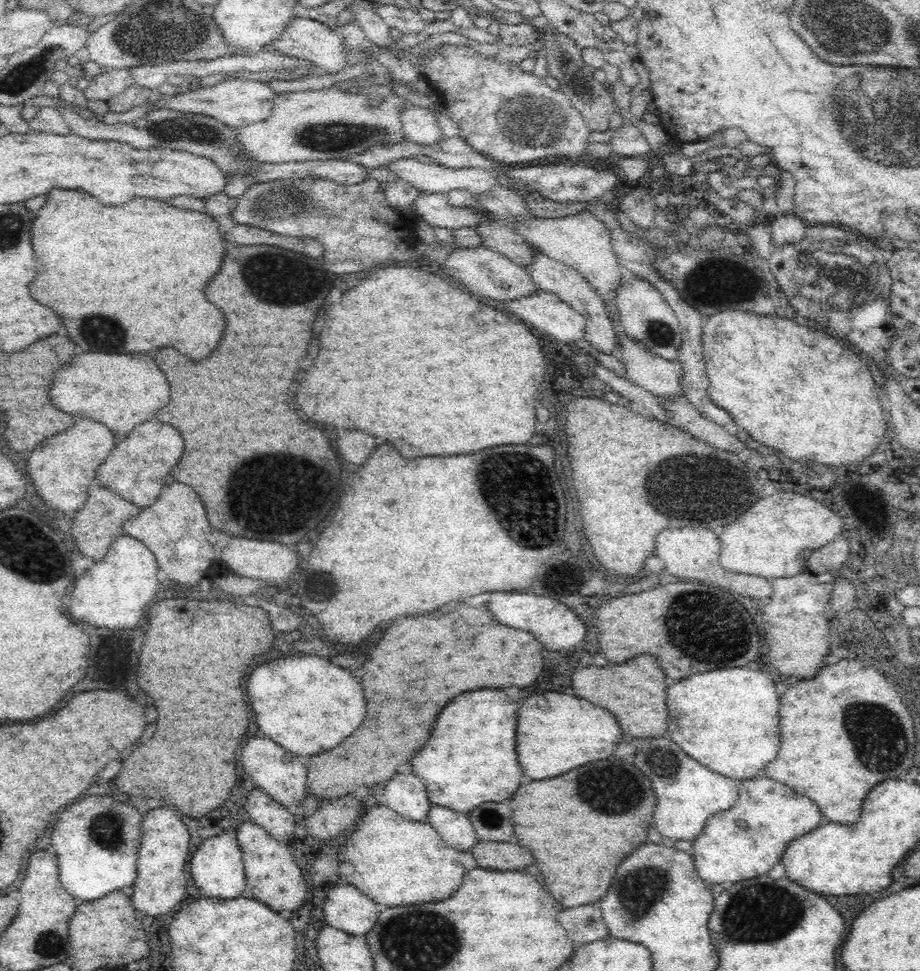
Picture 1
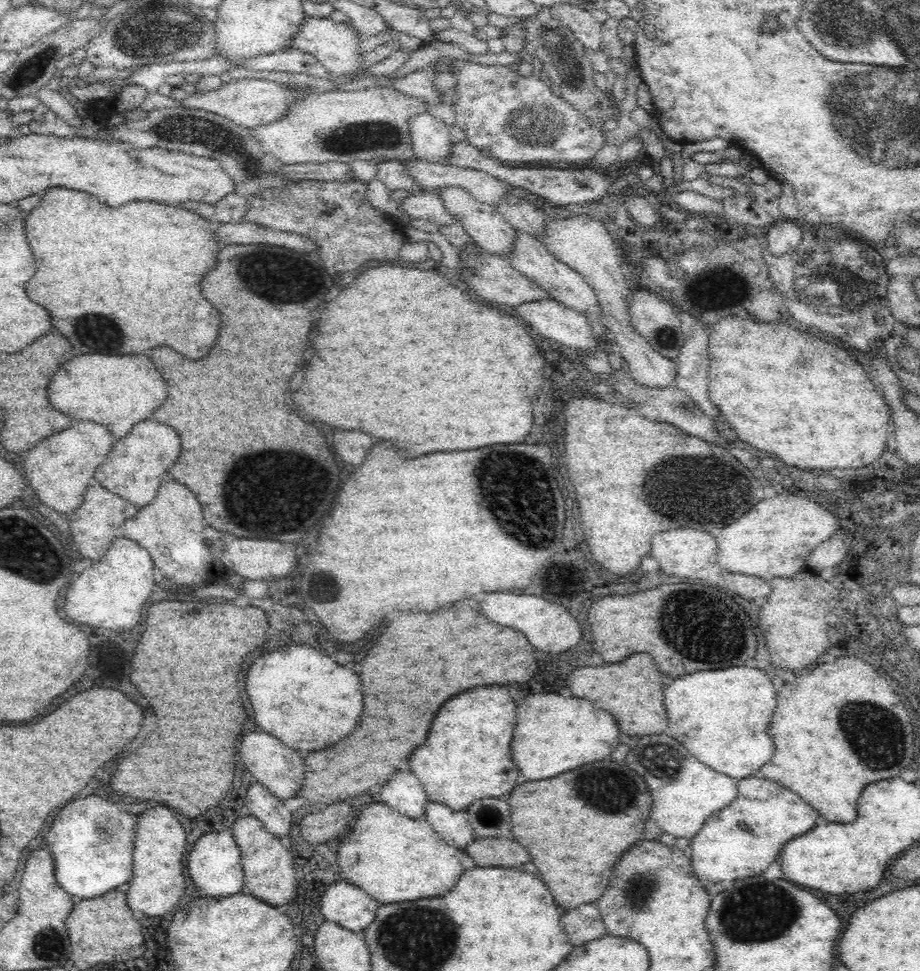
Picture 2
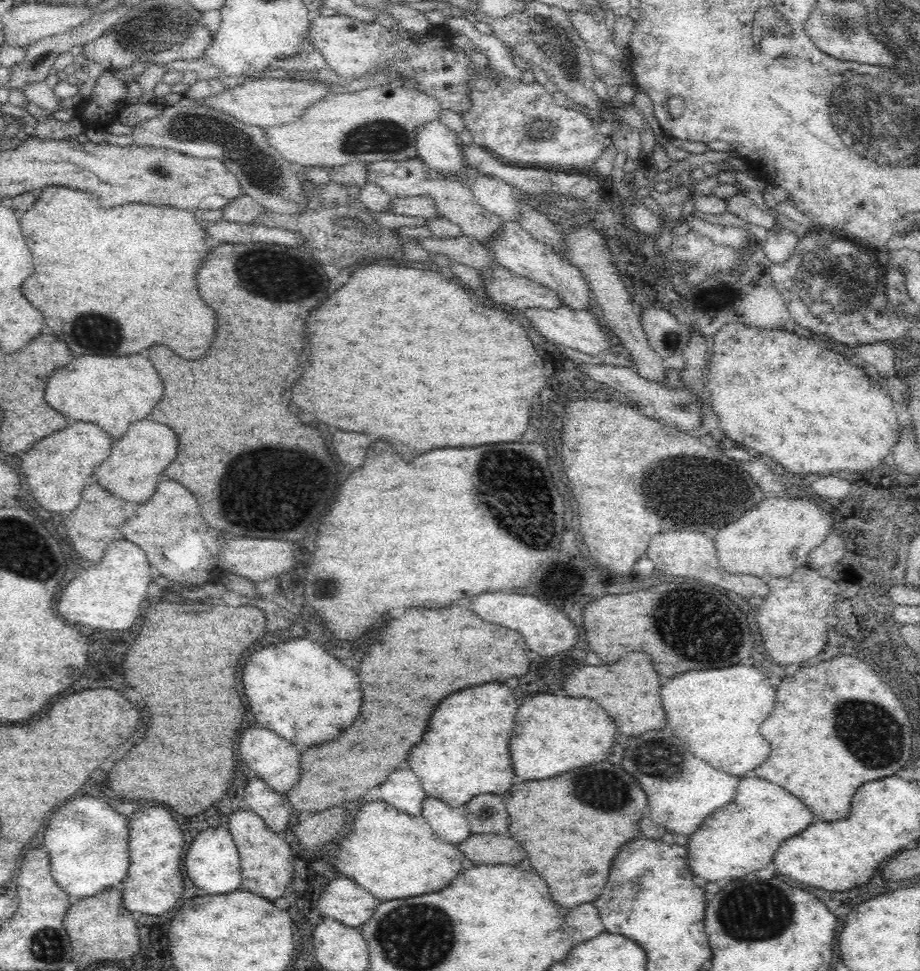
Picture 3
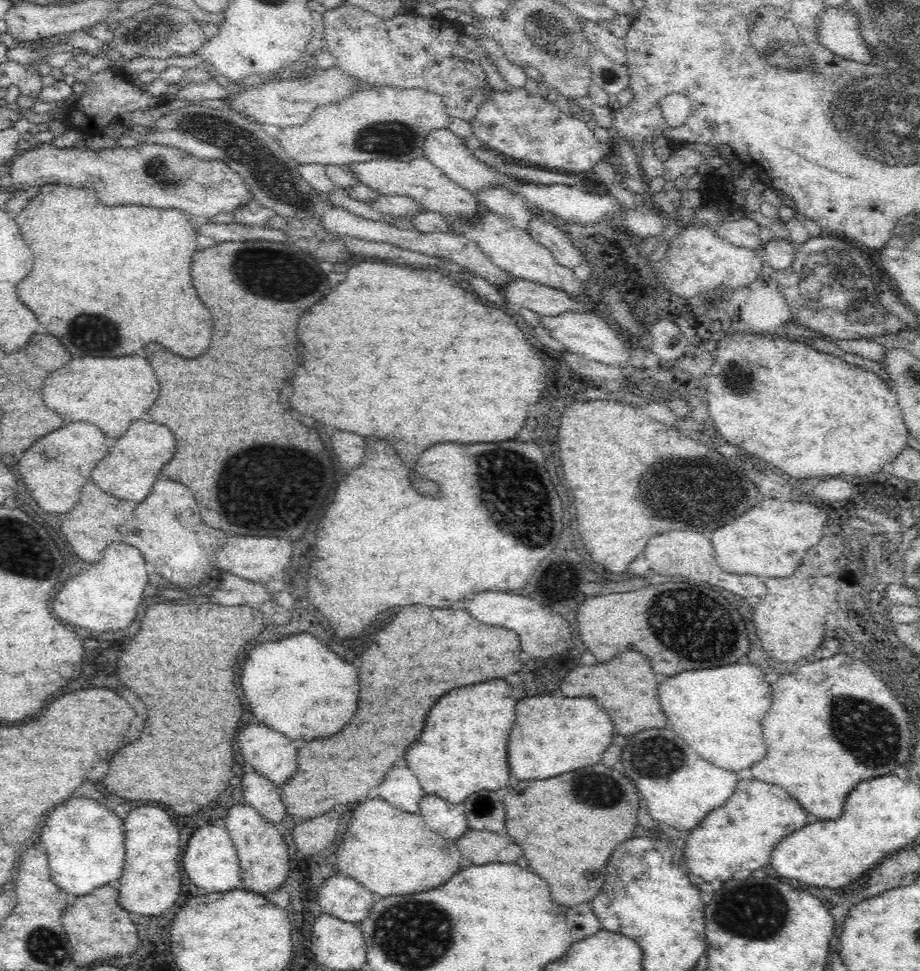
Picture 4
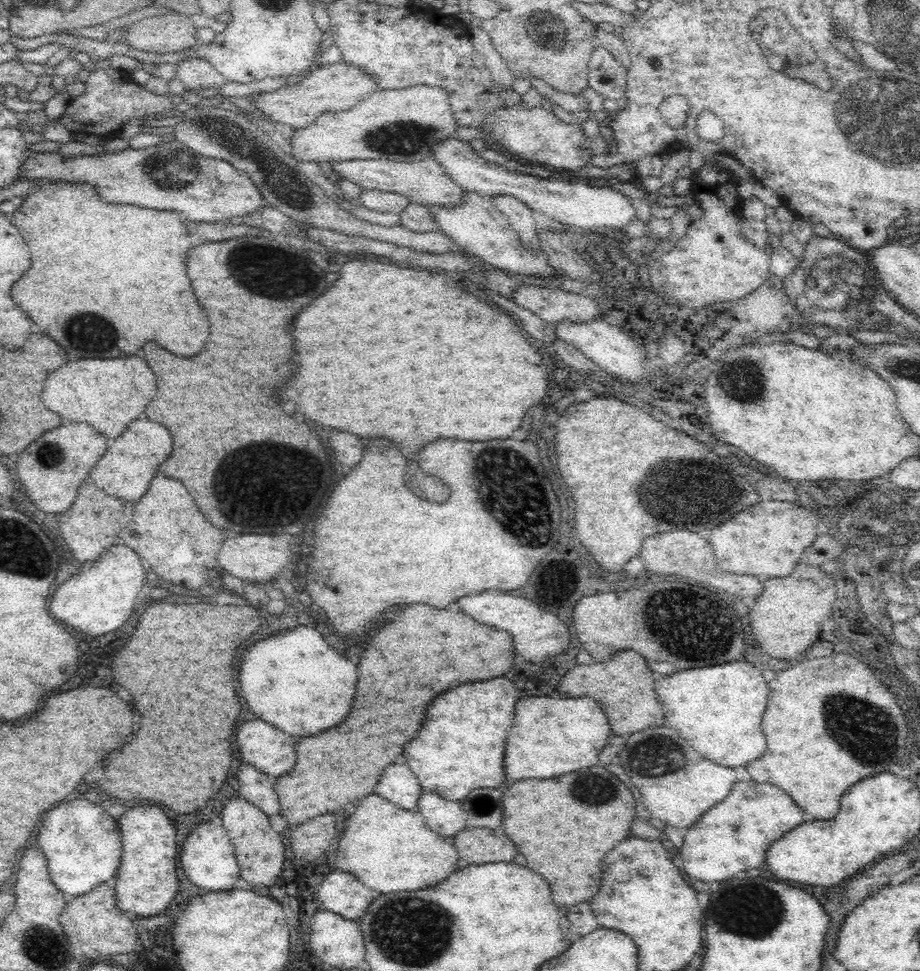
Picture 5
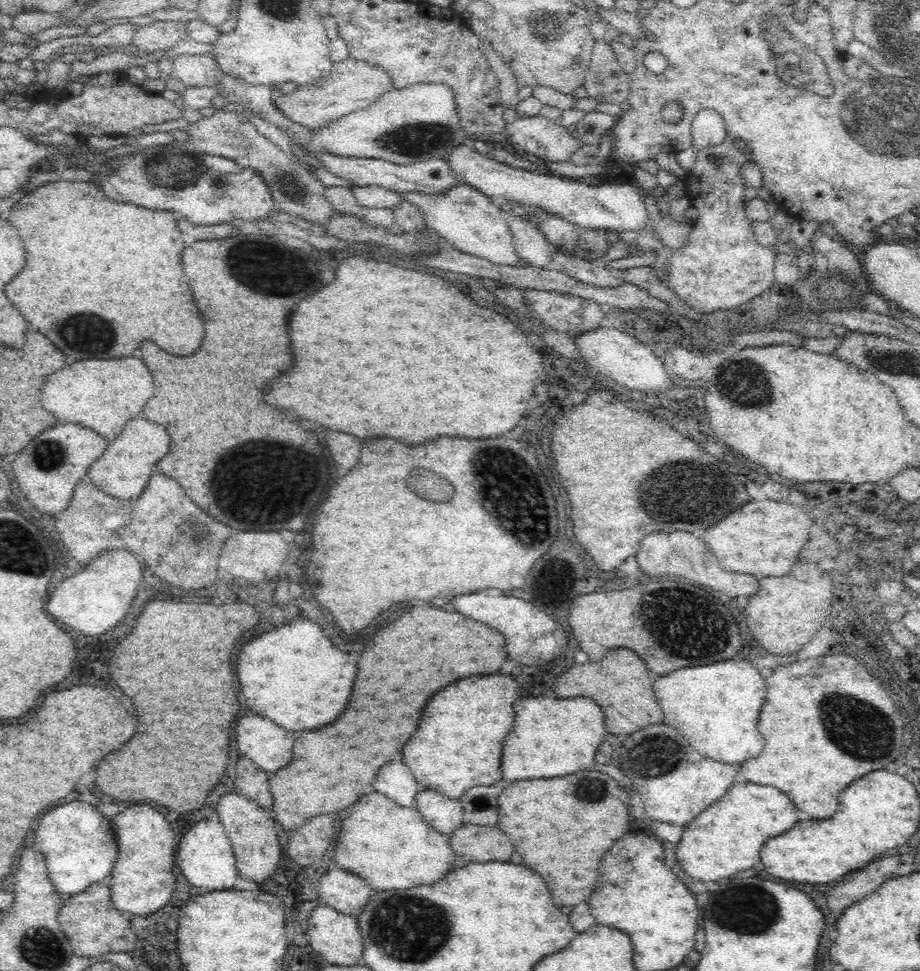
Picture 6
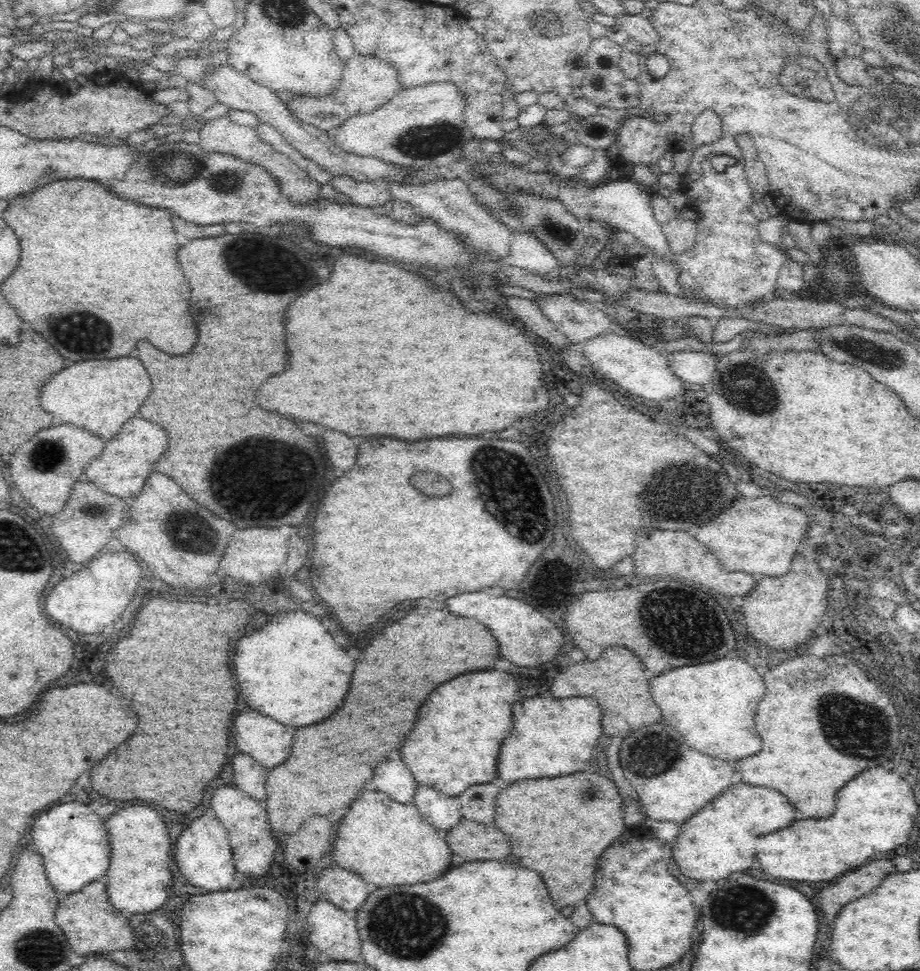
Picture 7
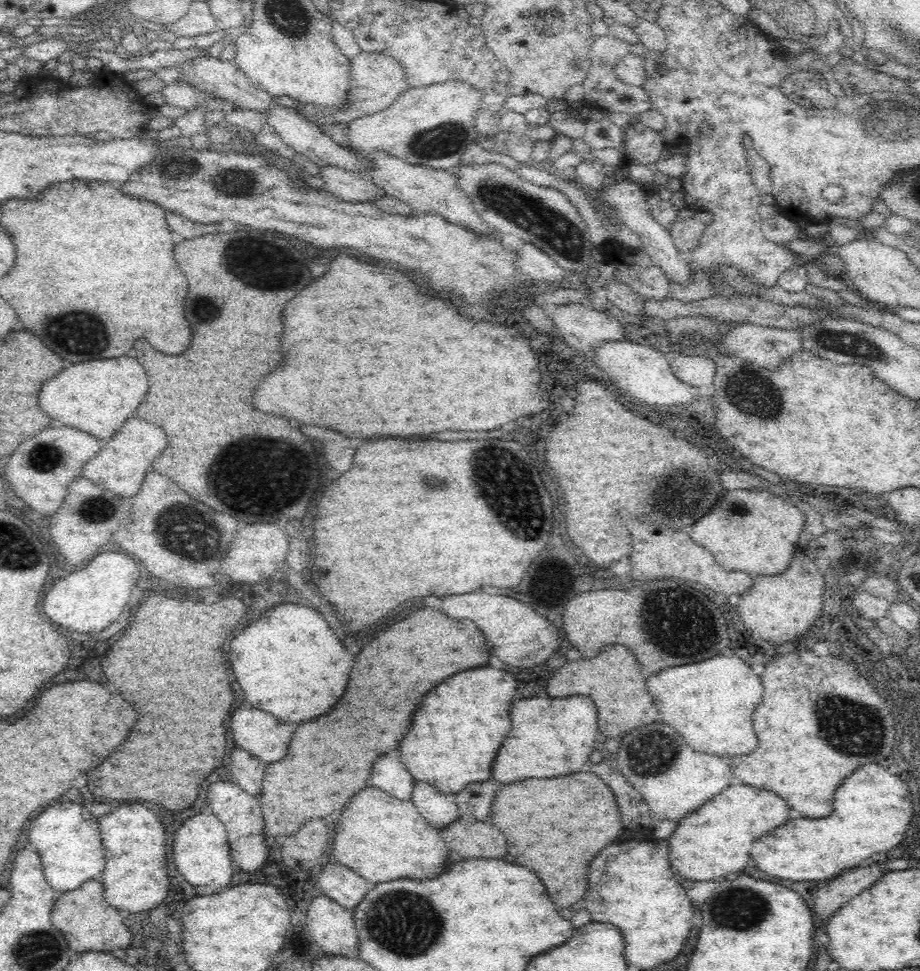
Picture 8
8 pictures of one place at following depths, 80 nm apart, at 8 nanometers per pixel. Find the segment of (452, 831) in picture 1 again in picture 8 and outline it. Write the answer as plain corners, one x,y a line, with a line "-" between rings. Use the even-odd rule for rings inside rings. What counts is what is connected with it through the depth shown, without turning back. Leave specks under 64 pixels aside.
415,781
410,800
434,827
450,825
459,817
455,793
446,794
431,784

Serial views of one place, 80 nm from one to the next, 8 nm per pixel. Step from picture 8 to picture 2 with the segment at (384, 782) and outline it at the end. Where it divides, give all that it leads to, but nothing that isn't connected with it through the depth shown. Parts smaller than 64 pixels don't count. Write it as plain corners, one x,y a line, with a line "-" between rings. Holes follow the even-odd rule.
402,770
394,772
382,786
380,800
396,812
414,819
424,815
426,803
429,802
422,784
414,778
414,774

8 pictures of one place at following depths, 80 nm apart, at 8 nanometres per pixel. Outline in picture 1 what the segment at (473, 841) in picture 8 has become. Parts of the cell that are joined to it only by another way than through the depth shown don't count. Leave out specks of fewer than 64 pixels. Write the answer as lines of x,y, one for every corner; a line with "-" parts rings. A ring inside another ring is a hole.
479,840
469,851
482,868
518,870
518,868
534,864
532,854
528,850
524,850
522,846
512,842

